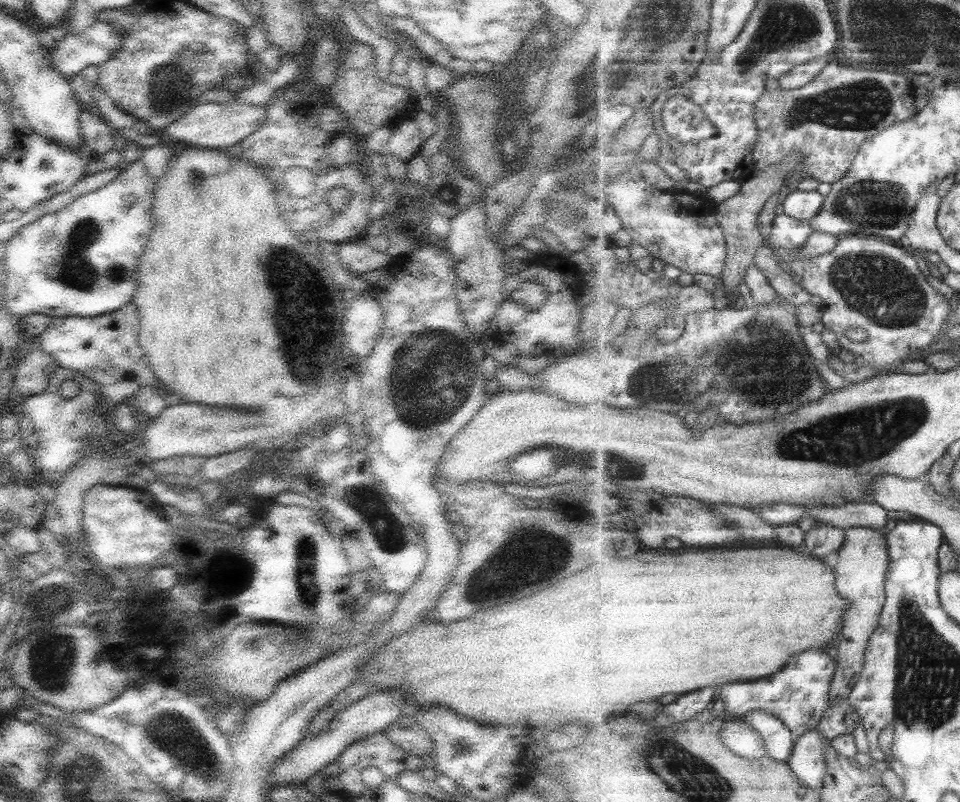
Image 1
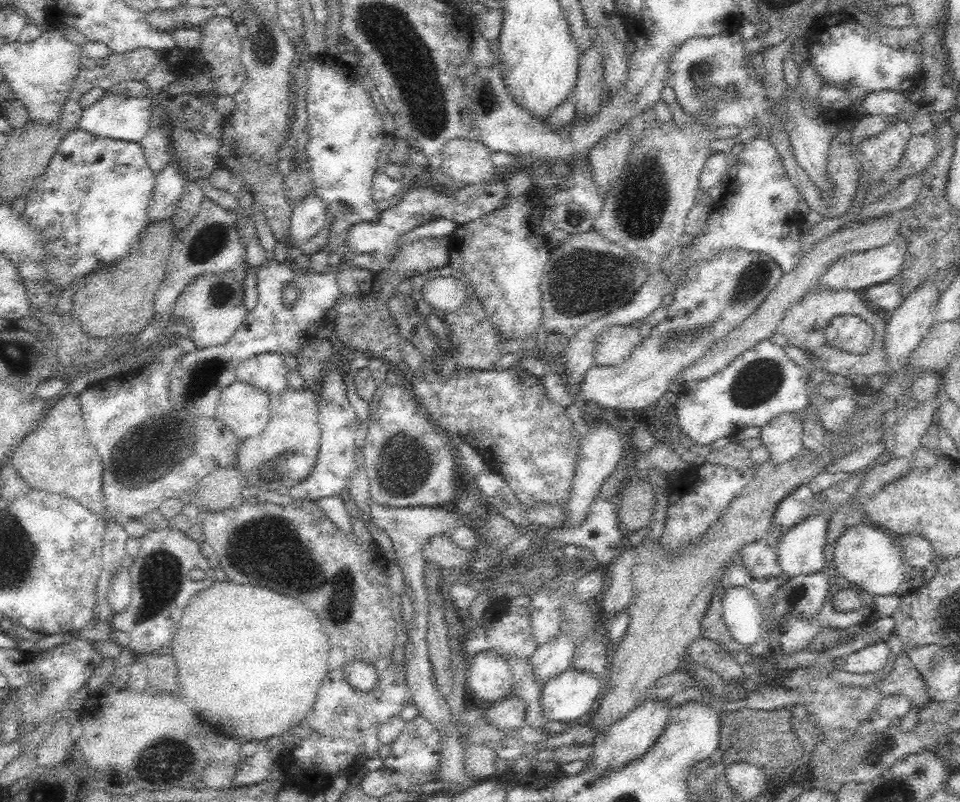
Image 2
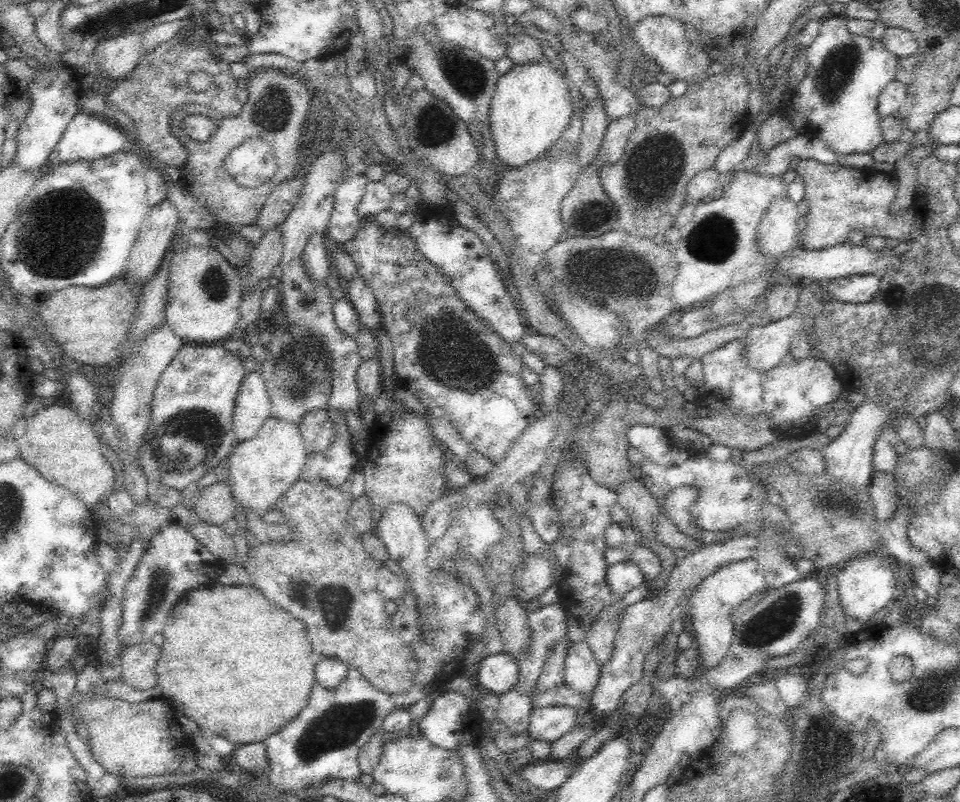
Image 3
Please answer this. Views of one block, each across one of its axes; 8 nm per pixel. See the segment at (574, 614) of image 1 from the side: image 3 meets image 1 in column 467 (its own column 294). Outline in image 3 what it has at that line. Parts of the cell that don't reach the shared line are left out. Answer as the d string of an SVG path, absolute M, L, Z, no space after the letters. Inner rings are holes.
M214 581L204 588L192 589L192 594L184 595L176 608L168 615L168 624L164 630L164 642L161 646L158 662L156 664L156 675L158 675L158 685L162 688L161 698L166 699L172 706L174 713L178 716L188 716L200 726L208 728L218 736L224 736L230 742L240 744L250 744L251 742L265 742L272 734L276 734L283 727L286 727L302 710L308 705L308 700L312 688L316 684L315 666L316 660L312 660L313 648L307 637L306 623L302 619L297 619L290 611L276 606L268 600L262 592L252 585L223 585ZM186 596L190 596L190 602L194 606L192 612L186 612Z

